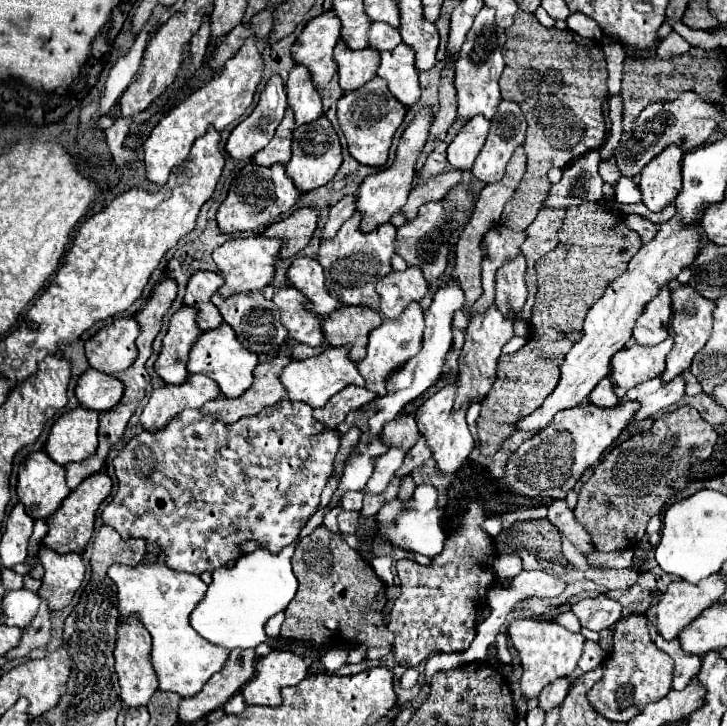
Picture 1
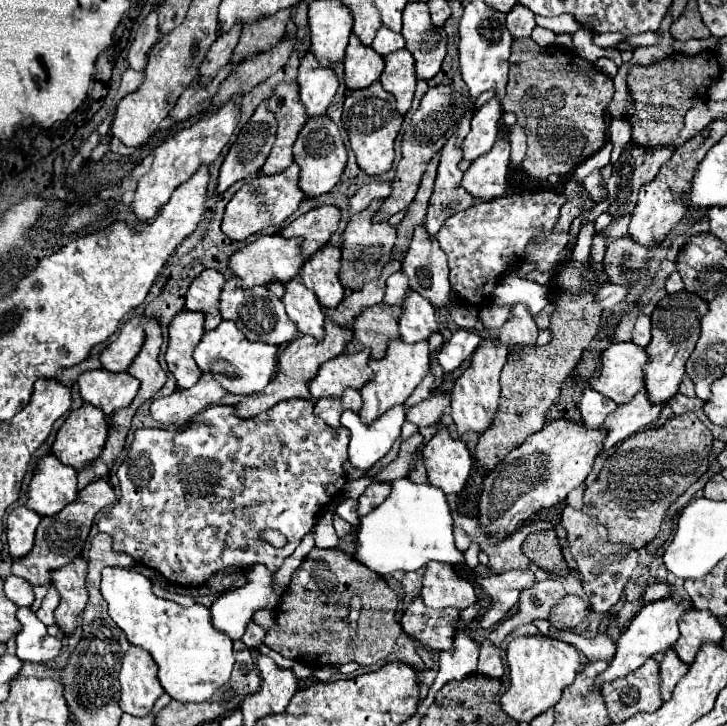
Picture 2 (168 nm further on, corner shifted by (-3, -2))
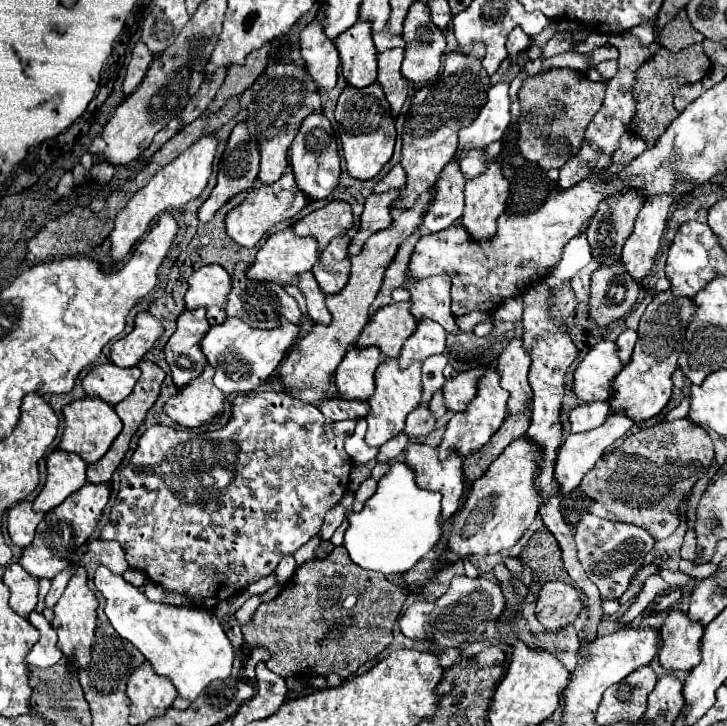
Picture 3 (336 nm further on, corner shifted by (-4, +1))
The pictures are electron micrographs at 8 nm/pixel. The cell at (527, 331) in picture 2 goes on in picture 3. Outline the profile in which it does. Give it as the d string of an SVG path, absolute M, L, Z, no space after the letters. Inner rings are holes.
M512 338L508 348L502 352L498 360L500 384L504 390L510 392L506 416L522 414L528 410L528 402L532 398L532 390L528 384L528 368L530 368L530 354L526 352L520 338Z

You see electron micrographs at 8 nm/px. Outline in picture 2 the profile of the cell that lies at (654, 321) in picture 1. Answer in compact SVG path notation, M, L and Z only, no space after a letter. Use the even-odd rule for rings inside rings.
M641 313L635 323L635 329L633 329L633 341L641 347L647 347L649 339L651 339L651 317Z

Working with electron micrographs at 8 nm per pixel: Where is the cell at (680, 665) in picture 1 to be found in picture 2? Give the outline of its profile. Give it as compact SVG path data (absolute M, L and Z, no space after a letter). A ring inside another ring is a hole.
M675 649L665 653L665 659L661 661L661 695L663 695L663 701L667 701L671 697L675 685L687 673L687 669L689 669L689 665L681 663L681 659L677 659Z

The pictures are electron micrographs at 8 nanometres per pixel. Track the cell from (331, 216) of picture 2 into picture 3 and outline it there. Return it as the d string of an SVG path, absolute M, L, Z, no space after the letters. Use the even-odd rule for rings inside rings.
M334 200L328 202L324 208L310 212L302 220L294 224L294 232L298 236L312 236L318 242L318 248L324 250L328 242L346 230L352 228L352 208L348 202Z

